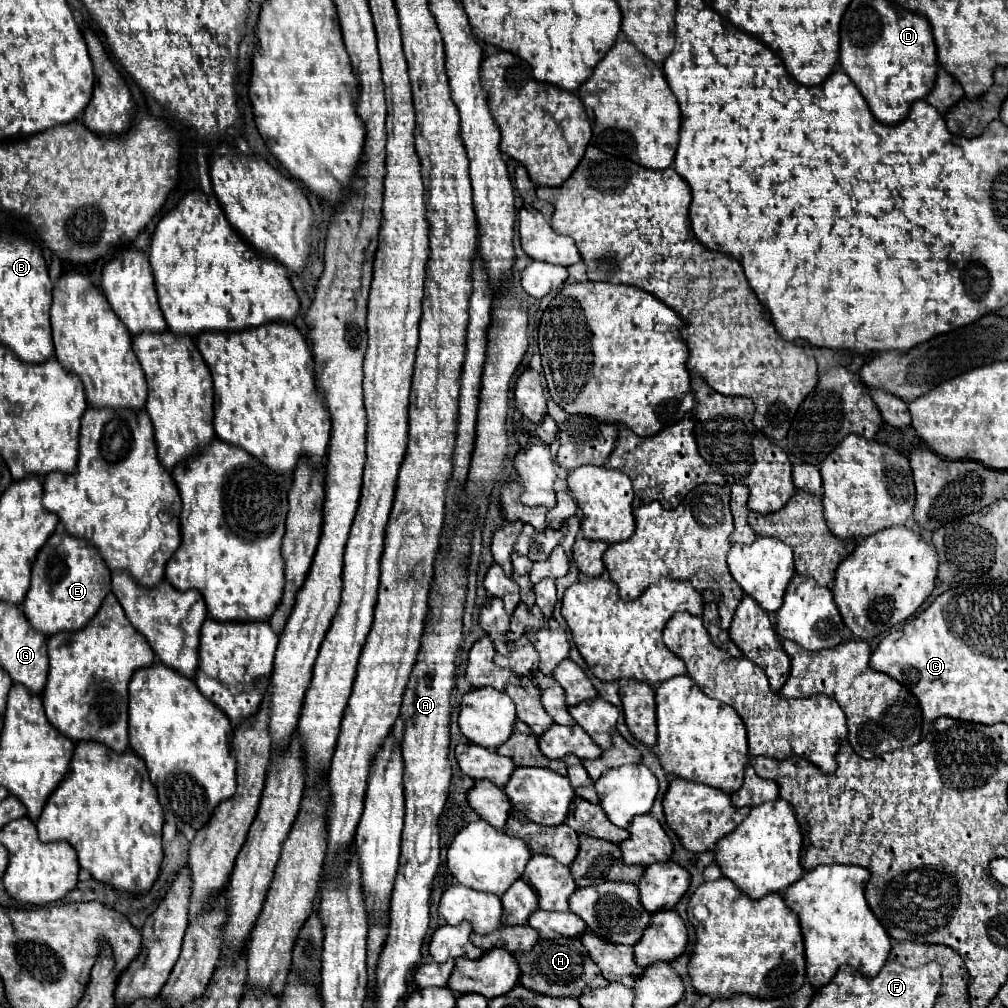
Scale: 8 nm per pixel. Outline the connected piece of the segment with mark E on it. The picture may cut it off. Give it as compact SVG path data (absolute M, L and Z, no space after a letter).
M58 526L36 556L36 562L32 566L32 582L22 610L32 628L50 638L60 632L82 630L94 618L108 592L110 572L96 548L66 534L64 528Z

